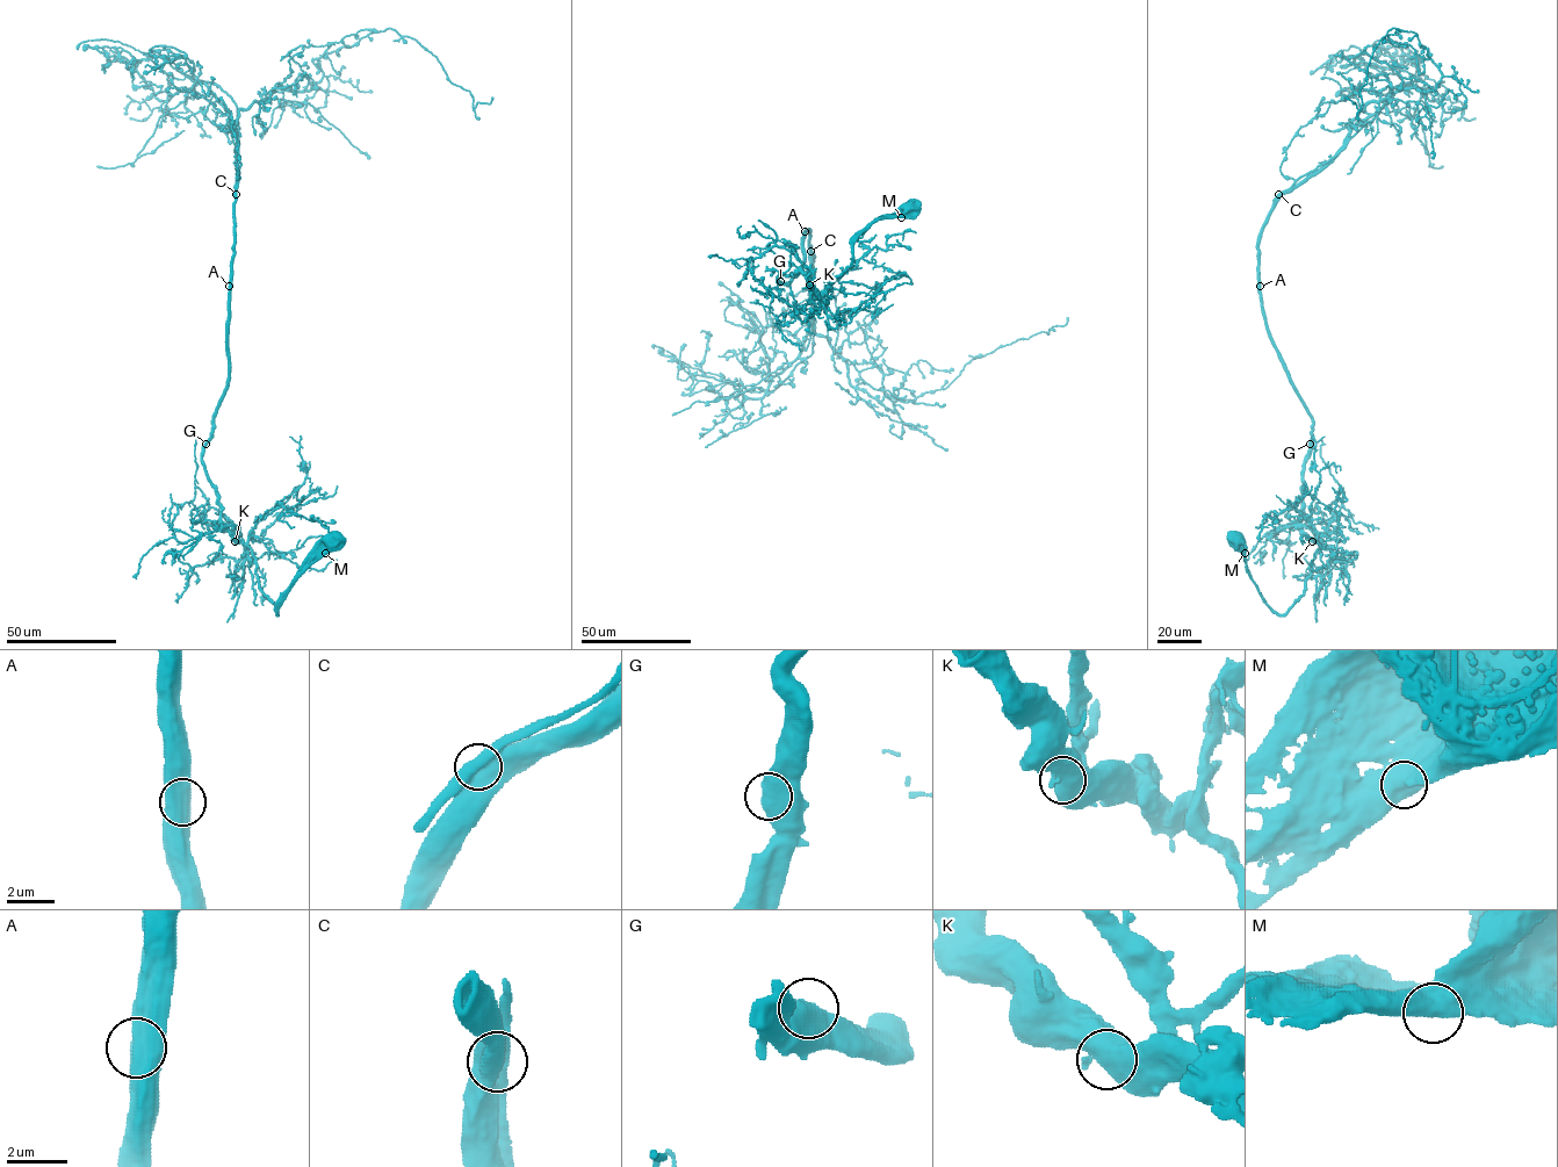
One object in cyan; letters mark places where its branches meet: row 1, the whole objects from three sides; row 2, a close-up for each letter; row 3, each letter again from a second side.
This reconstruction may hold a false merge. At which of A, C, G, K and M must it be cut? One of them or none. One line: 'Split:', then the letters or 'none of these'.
Split: C

